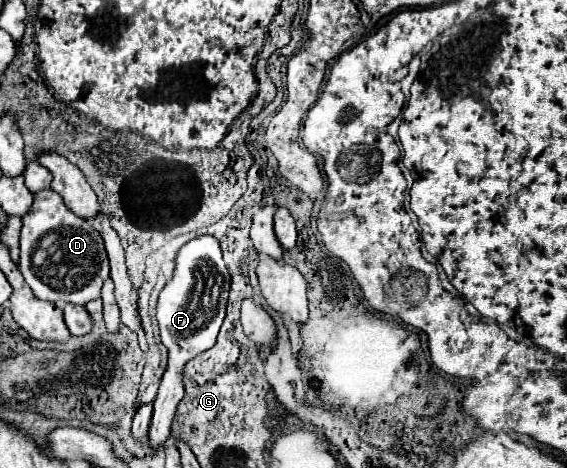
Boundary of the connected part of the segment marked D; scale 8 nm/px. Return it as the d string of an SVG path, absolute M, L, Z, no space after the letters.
M42 190L40 194L34 196L32 210L22 218L22 234L20 234L20 262L18 262L20 272L24 274L24 280L28 286L34 290L34 294L40 300L50 300L56 304L86 304L90 300L100 298L102 284L110 278L108 276L108 256L104 242L100 238L100 232L94 230L94 226L72 214L62 198L54 190Z

